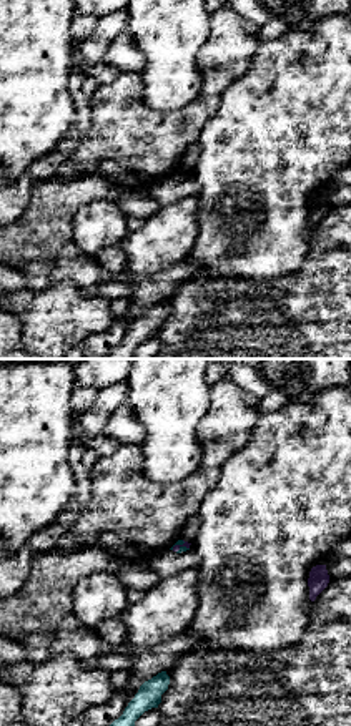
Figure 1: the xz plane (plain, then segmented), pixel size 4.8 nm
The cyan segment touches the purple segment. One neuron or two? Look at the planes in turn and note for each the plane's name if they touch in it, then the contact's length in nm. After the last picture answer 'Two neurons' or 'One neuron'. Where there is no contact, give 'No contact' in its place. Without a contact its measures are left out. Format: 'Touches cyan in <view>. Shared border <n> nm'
Touches cyan in xz. Shared border 90 nm

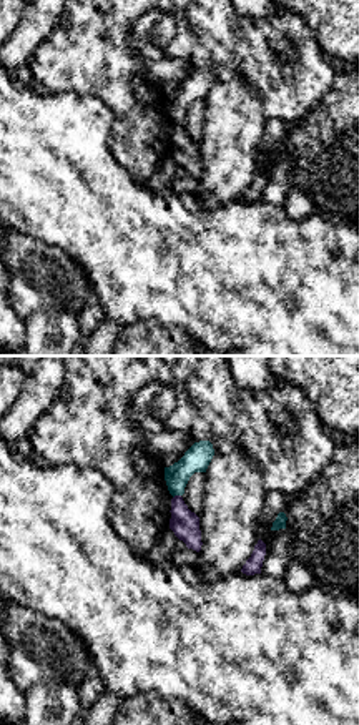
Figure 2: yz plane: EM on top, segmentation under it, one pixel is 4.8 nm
Touches cyan in yz. Shared border 40 nm

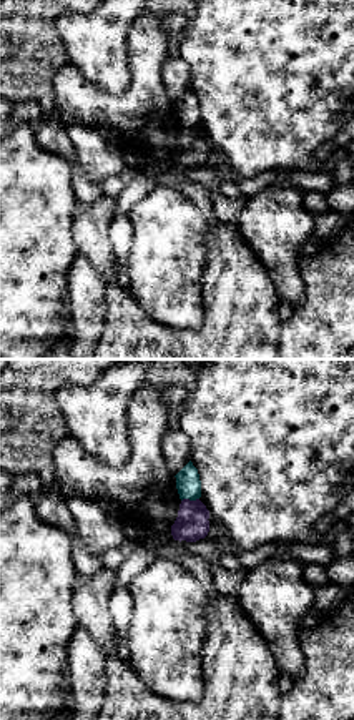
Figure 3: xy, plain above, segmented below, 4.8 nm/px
Touches cyan in xy. Shared border 90 nm

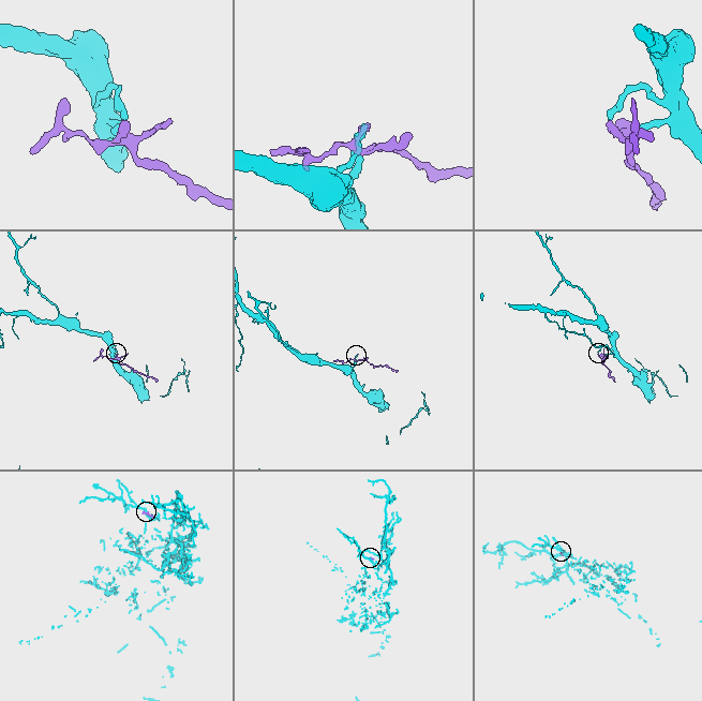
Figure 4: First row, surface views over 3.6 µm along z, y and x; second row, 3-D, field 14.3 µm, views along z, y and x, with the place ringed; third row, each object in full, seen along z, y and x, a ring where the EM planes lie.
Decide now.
Two neurons

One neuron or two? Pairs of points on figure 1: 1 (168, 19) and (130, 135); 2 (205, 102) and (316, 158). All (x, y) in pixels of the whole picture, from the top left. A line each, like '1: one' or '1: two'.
1: two
2: two

